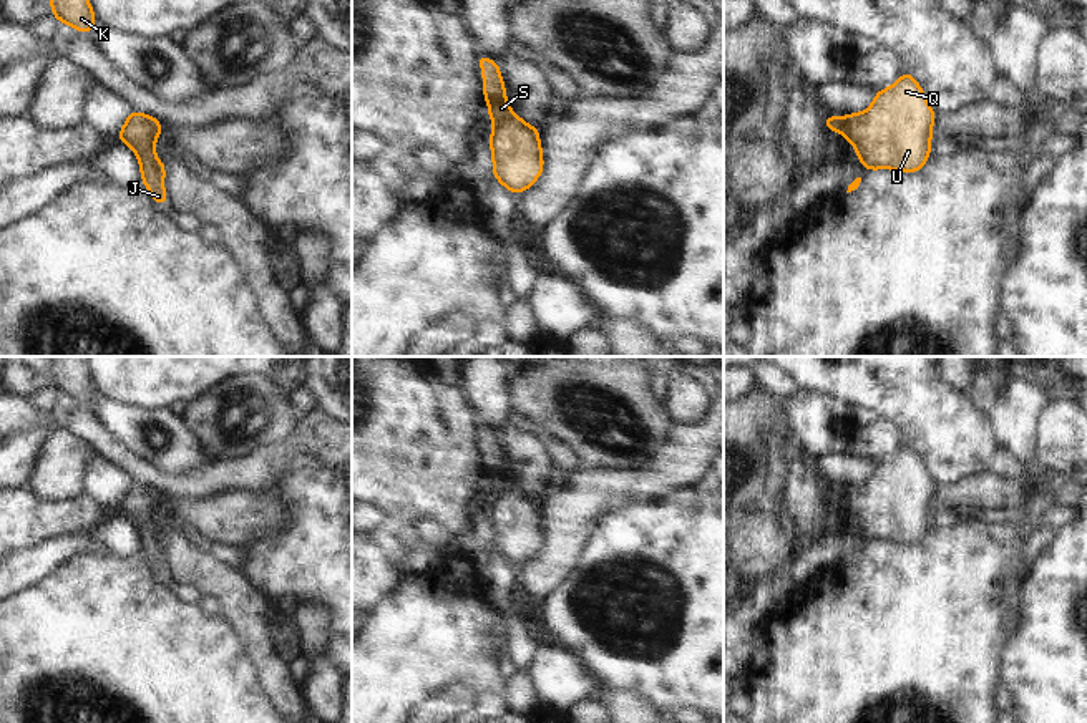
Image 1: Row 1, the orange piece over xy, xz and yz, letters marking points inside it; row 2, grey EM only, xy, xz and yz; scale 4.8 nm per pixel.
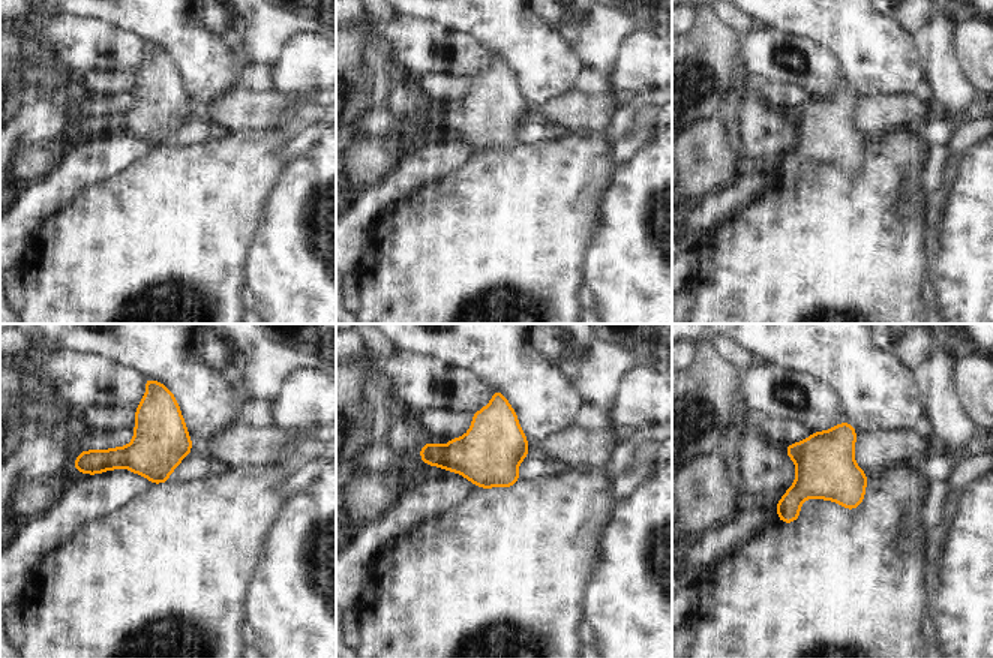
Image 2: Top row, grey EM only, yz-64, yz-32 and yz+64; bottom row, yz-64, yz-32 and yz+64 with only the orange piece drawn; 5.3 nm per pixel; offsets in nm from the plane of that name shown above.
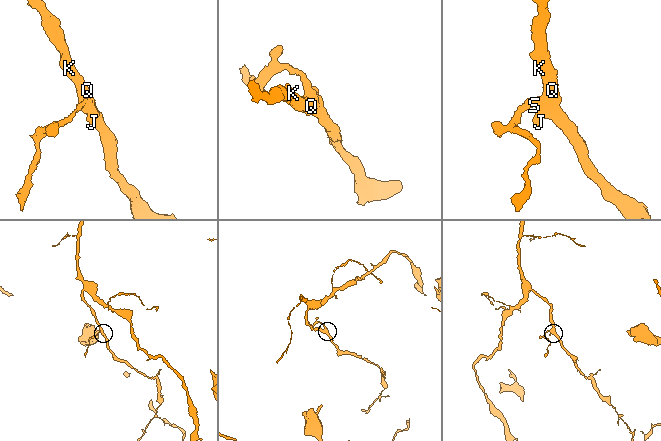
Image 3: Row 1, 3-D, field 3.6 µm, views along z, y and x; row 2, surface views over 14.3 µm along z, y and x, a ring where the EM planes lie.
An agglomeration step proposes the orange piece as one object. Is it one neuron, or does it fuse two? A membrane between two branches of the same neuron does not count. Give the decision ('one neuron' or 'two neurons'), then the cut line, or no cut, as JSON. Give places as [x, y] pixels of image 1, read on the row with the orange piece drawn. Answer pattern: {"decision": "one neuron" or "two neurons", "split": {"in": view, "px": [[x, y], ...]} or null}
{"decision": "one neuron", "split": null}

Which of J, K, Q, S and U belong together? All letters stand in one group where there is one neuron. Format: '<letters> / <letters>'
J K Q S U

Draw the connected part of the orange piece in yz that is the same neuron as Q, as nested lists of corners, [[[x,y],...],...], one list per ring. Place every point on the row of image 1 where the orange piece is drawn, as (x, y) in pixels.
[[[908,73],[875,95],[866,113],[845,118],[825,116],[823,124],[841,133],[871,169],[919,171],[931,158],[934,109],[919,83]]]

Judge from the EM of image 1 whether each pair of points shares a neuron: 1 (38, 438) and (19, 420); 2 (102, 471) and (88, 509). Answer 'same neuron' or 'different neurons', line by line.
1: different neurons
2: different neurons

